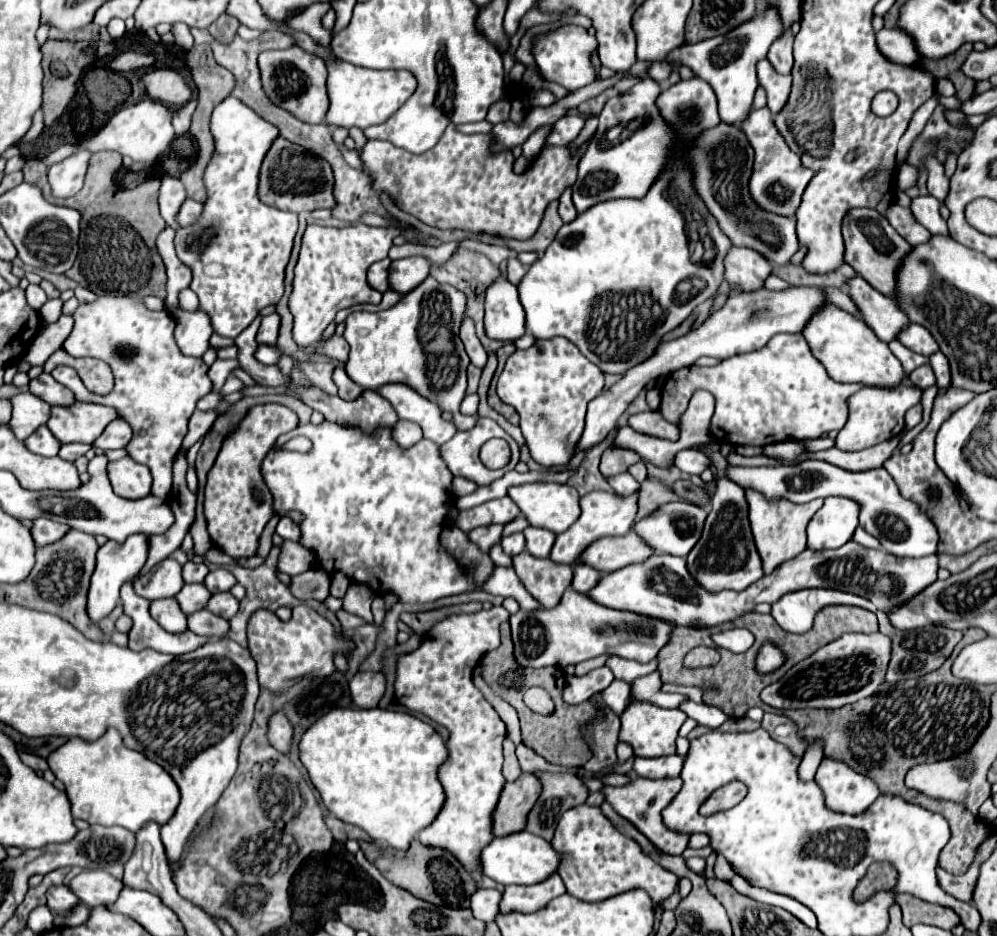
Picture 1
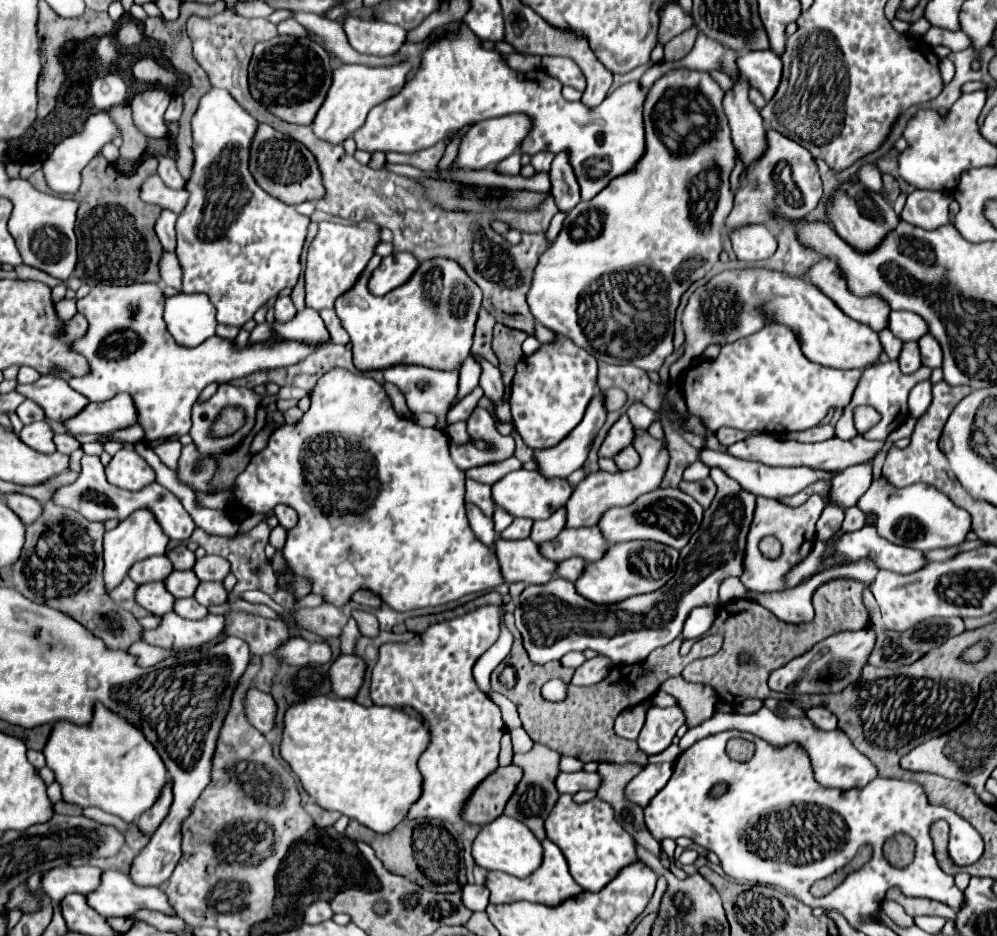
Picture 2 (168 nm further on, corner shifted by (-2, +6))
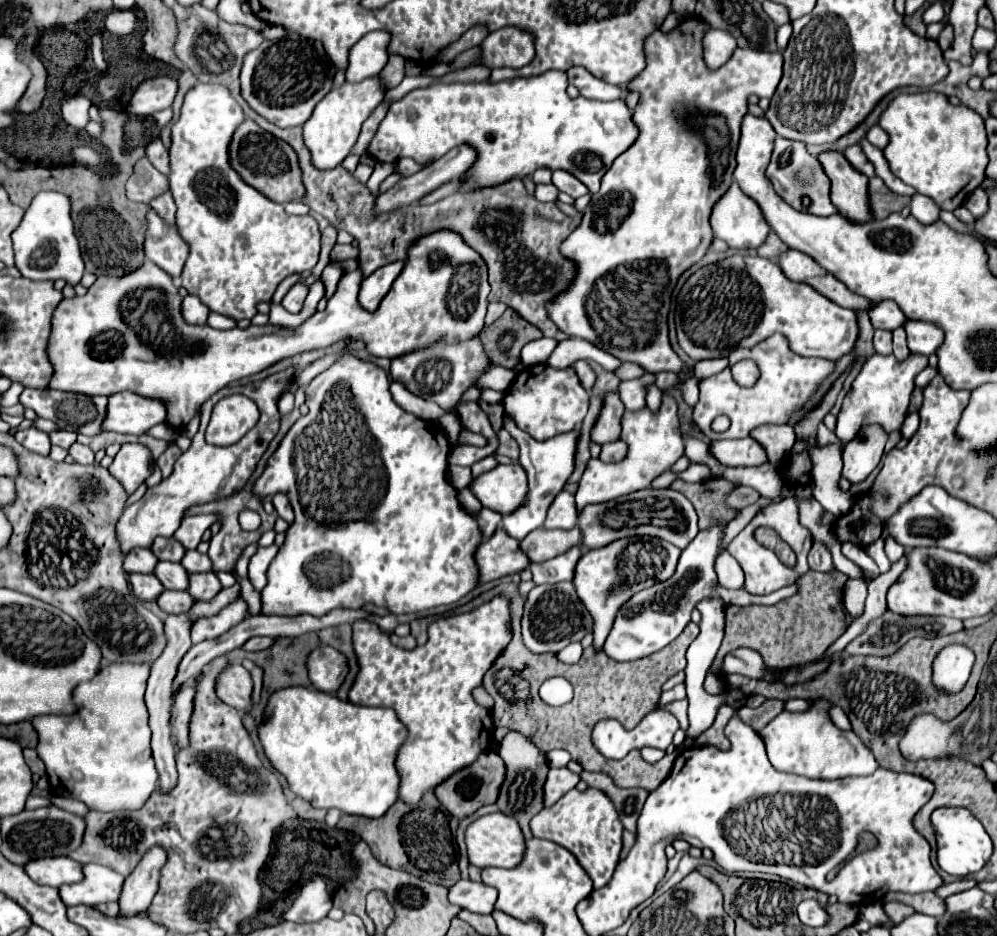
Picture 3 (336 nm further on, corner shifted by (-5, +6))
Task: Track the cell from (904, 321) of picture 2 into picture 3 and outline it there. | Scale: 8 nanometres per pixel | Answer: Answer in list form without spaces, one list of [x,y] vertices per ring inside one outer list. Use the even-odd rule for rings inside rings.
[[[884,300],[884,302],[878,302],[872,310],[870,310],[870,320],[874,324],[874,328],[884,328],[884,330],[896,330],[896,328],[902,328],[908,318],[906,314],[898,308],[898,304],[894,304],[892,300]]]

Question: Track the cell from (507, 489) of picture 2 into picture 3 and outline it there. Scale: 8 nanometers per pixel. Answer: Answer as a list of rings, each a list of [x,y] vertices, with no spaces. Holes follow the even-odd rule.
[[[500,464],[480,478],[474,478],[470,490],[484,508],[506,516],[528,500],[528,476],[520,464]]]

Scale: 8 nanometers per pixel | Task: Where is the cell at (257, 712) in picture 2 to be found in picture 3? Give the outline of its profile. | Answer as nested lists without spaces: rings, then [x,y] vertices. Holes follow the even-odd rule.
[[[228,666],[216,684],[218,698],[242,712],[252,708],[252,678],[244,666]]]

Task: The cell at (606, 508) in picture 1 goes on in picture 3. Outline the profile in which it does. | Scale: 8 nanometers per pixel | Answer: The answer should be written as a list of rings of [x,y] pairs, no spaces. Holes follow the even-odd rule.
[[[672,396],[662,398],[662,406],[658,414],[652,414],[648,408],[642,412],[626,412],[622,420],[622,434],[620,440],[626,440],[628,444],[628,456],[626,460],[618,464],[606,464],[602,460],[590,460],[582,480],[578,484],[578,490],[574,494],[576,508],[582,512],[588,504],[604,504],[610,500],[616,500],[620,496],[632,494],[640,488],[650,488],[652,480],[658,478],[662,472],[670,470],[672,464],[684,454],[684,440],[680,434],[680,424],[676,416],[676,402]]]

